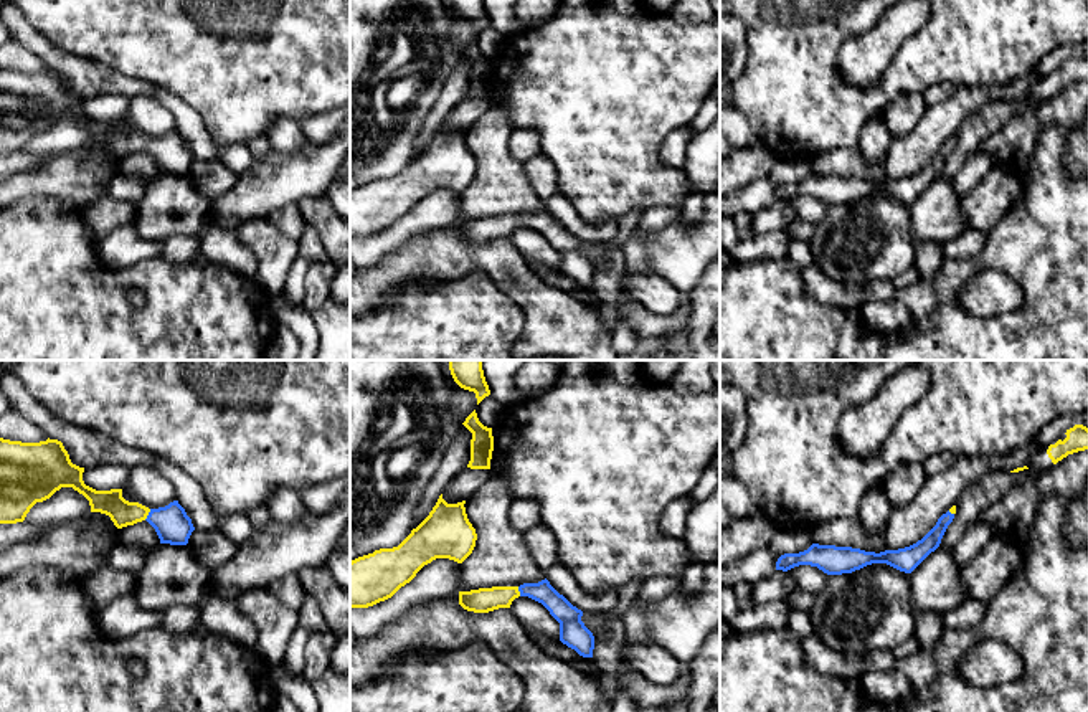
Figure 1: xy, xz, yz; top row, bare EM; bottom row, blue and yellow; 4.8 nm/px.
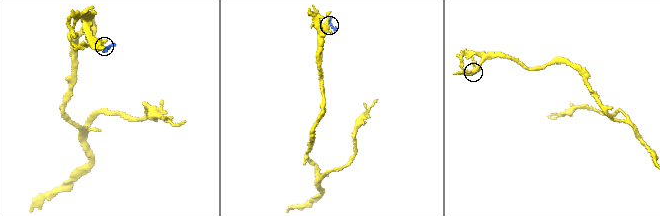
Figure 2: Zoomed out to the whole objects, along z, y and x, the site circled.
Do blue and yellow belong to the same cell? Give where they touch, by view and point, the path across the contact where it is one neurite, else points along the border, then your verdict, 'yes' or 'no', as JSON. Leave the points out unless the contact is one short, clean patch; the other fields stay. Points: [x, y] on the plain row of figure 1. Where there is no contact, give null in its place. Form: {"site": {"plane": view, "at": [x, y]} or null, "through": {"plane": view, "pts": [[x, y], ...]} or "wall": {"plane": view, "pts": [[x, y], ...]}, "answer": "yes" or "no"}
{"site": {"plane": "xy", "at": [149, 144]}, "through": {"plane": "xy", "pts": [[172, 154], [149, 144], [122, 142], [111, 132]]}, "answer": "yes"}

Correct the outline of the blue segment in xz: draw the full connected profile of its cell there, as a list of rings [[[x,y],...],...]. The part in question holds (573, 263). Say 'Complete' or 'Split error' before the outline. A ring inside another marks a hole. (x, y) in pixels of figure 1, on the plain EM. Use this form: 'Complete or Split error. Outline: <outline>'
Split error. Outline: [[[545,208],[538,213],[520,216],[492,216],[471,221],[459,221],[459,235],[474,243],[489,243],[499,238],[510,238],[518,226],[528,226],[542,233],[560,253],[560,271],[583,287],[593,287],[594,266],[581,251],[583,241],[573,236]]]

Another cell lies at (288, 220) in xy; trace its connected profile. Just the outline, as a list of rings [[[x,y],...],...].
[[[287,205],[279,210],[274,210],[267,220],[287,238],[299,241],[304,230],[305,221],[297,208],[297,205]]]

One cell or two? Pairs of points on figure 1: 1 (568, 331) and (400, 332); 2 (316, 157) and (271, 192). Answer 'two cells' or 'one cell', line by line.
1: two cells
2: one cell

